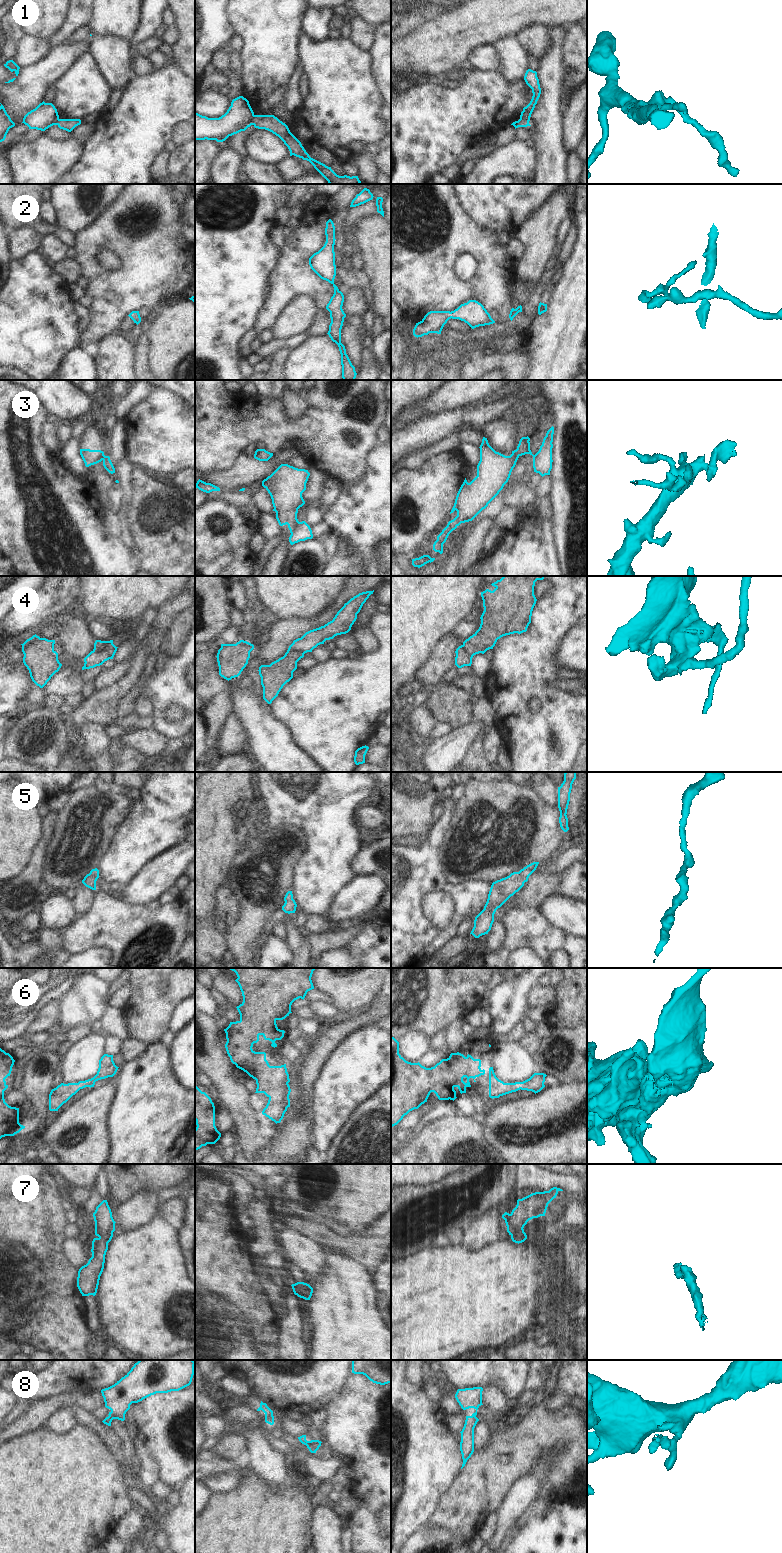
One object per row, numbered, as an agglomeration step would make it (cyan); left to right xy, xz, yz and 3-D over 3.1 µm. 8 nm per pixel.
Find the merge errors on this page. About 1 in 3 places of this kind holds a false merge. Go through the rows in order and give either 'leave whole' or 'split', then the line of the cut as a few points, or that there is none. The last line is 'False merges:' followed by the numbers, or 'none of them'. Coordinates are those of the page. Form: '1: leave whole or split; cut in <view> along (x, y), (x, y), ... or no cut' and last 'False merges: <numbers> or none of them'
1: split; cut in yz along (529, 118), (519, 120), (514, 126)
2: leave whole; no cut
3: split; cut in xz along (299, 522), (291, 533)
4: split; cut in xz along (286, 652), (300, 651), (303, 654)
5: leave whole; no cut
6: leave whole; no cut
7: leave whole; no cut
8: leave whole; no cut
False merges: 1, 3, 4

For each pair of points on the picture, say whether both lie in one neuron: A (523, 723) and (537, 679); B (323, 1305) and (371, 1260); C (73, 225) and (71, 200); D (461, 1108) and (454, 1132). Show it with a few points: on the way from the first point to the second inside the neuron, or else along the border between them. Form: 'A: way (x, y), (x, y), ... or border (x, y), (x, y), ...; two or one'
A: way (521, 712), (521, 695), (526, 690); one
B: border (343, 1257), (351, 1257), (359, 1261), (372, 1275); two
C: way (73, 219), (73, 206); one
D: border (455, 1112), (472, 1118); two

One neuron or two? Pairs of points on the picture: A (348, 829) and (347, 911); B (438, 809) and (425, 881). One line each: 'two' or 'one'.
A: two
B: two

